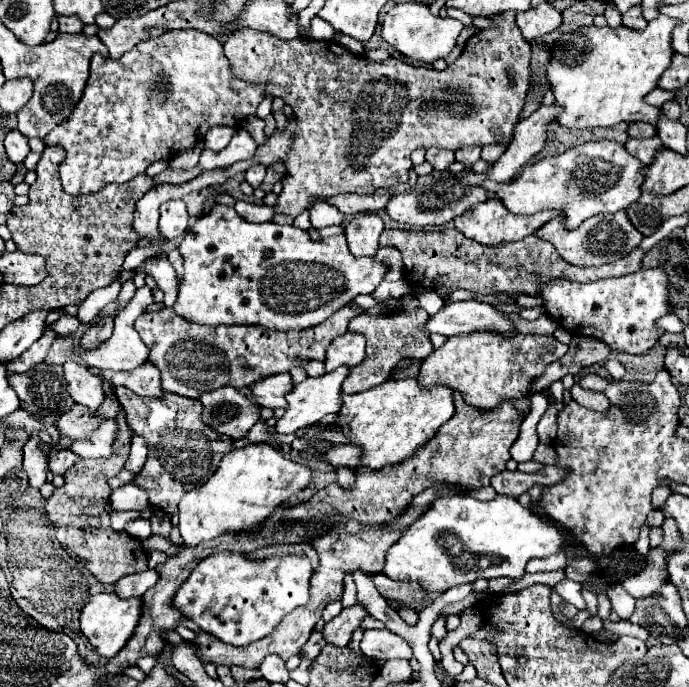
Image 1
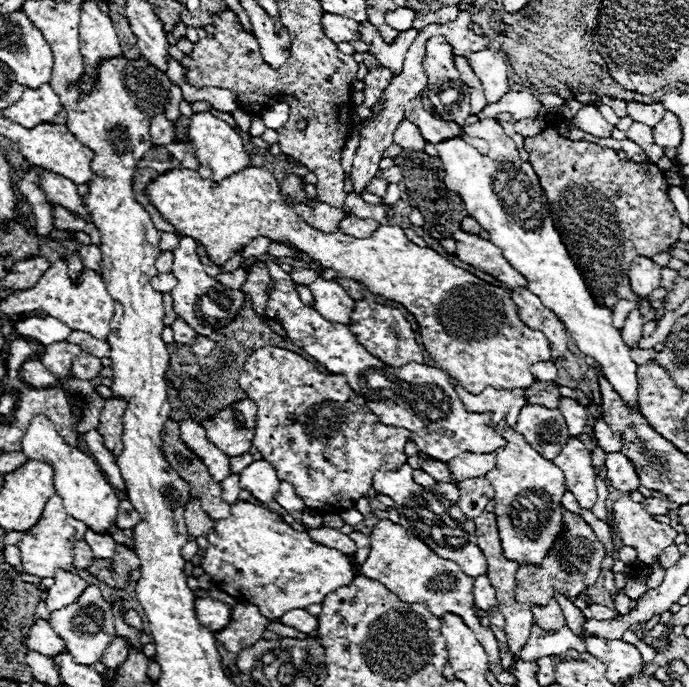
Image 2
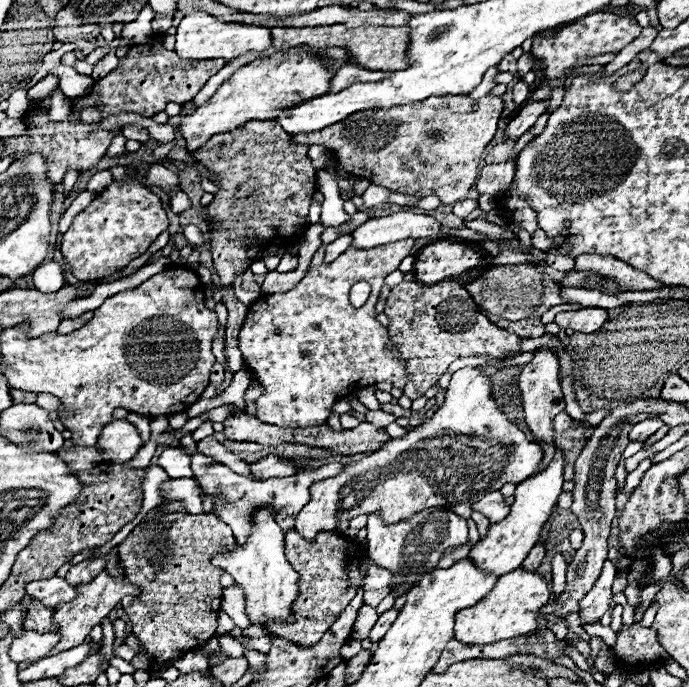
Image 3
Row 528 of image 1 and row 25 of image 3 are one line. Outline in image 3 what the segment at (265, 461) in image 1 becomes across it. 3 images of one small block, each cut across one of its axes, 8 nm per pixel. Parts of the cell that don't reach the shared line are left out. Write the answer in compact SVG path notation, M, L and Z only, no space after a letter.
M192 12L184 16L176 32L176 54L184 60L210 60L210 58L234 60L236 56L248 50L262 52L270 48L270 44L272 38L268 28L250 26L250 24L226 24L216 20L214 16L208 16L206 12Z

